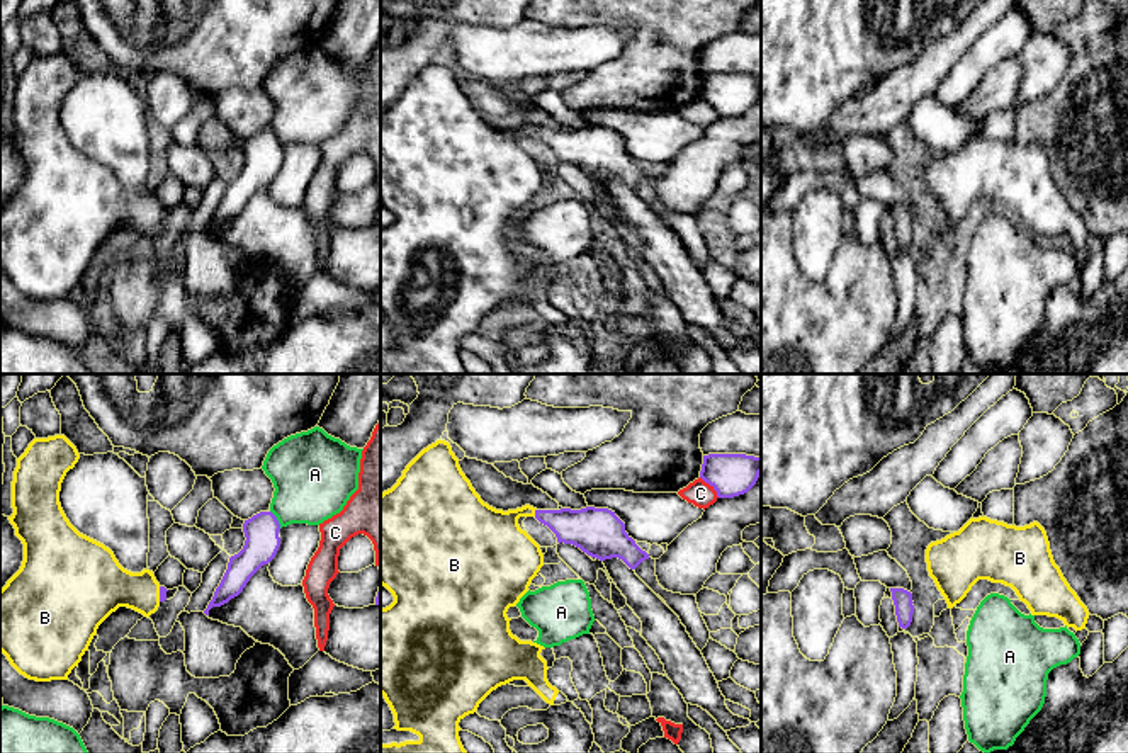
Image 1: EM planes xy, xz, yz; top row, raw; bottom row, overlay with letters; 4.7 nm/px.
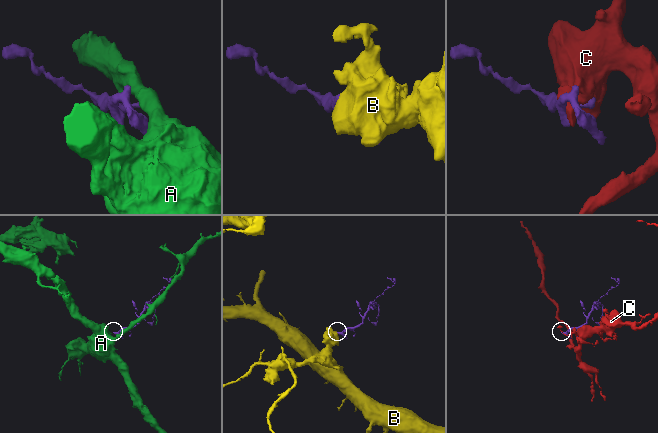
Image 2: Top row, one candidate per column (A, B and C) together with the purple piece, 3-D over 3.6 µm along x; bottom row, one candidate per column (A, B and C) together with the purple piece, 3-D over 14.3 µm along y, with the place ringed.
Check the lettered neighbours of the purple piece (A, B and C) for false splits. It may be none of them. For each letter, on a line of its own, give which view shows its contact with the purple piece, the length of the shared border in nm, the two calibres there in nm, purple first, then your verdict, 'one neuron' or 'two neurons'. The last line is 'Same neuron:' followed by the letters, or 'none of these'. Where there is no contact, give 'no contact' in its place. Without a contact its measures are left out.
A: xy | 100 nm | 160/380 nm | two neurons
B: xz | 40 nm | 190/300 nm | one neuron
C: xz | 140 nm | 200/120 nm | two neurons
Same neuron: B

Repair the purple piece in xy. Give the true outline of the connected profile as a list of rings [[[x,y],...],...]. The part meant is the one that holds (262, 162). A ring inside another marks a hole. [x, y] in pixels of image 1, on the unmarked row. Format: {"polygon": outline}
{"polygon": [[[260,131],[245,139],[245,165],[229,177],[228,189],[204,229],[206,235],[209,235],[212,226],[221,226],[238,216],[250,197],[275,177],[280,167],[279,150],[280,143],[272,131]]]}

